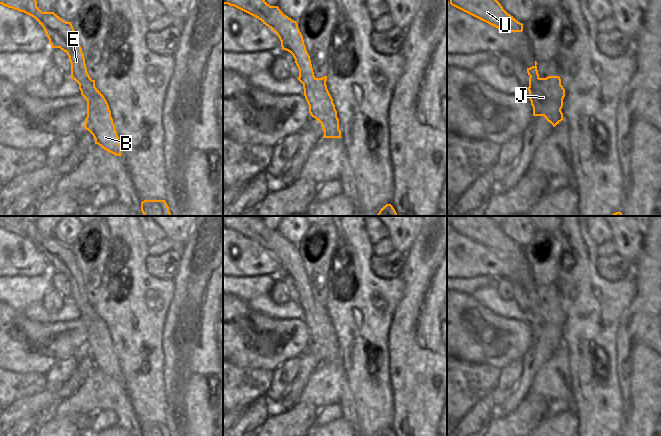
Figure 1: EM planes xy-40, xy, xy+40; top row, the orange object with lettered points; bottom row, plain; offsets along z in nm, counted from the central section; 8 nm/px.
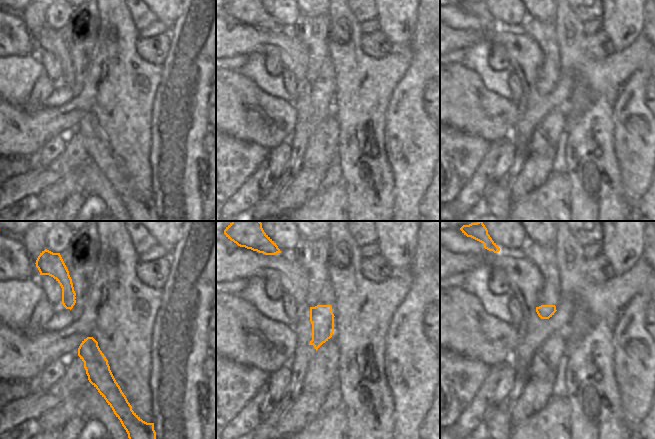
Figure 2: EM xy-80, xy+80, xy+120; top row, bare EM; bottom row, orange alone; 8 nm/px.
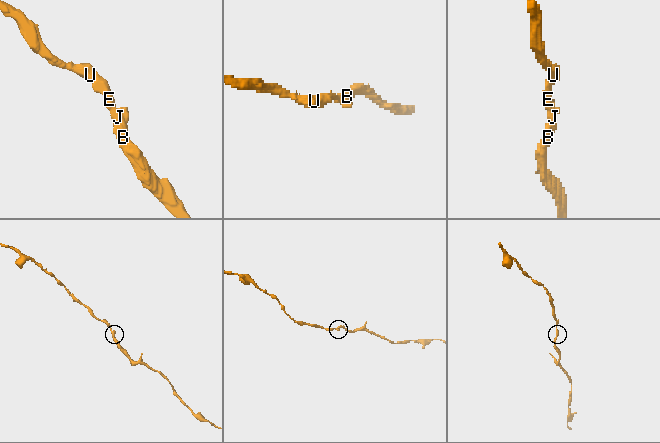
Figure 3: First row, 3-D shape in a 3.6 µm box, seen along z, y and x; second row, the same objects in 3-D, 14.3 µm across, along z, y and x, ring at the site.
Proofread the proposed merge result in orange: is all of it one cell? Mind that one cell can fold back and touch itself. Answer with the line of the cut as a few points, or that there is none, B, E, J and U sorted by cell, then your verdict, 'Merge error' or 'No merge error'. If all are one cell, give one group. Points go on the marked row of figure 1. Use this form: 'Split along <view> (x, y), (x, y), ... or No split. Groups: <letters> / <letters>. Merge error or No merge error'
No split. Groups: B E J U. No merge error

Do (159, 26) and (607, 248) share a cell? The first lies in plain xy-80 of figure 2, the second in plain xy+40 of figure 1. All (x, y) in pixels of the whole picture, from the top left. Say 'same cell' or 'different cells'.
same cell

